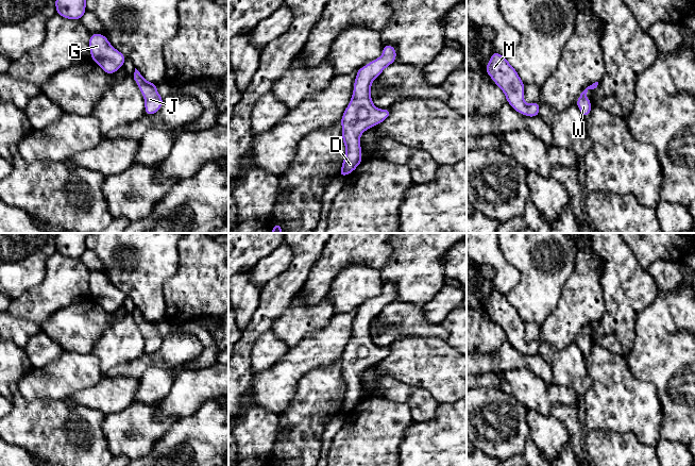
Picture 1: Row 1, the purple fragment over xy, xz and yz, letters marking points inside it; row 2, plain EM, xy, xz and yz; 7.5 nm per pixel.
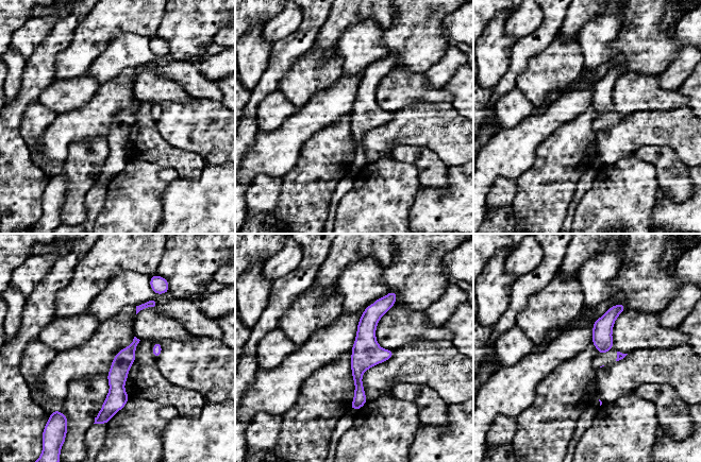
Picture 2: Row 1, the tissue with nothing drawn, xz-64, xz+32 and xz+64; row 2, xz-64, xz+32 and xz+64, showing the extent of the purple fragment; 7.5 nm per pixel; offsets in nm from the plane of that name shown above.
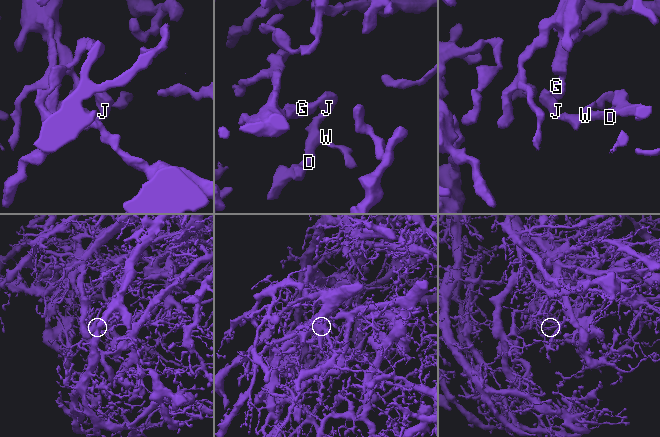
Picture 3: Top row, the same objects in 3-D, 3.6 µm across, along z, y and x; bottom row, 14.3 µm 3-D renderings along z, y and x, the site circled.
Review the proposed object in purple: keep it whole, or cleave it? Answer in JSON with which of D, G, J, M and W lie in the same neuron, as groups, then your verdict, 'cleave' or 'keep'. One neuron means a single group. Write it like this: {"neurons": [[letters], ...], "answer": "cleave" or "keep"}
{"neurons": [["D", "G", "J", "M", "W"]], "answer": "keep"}

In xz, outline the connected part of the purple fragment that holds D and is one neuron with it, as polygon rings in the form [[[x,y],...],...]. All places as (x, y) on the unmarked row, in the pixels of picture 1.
[[[384,283],[383,293],[378,297],[370,299],[367,304],[357,309],[352,337],[341,355],[342,379],[346,392],[340,415],[345,416],[362,400],[360,373],[390,354],[390,347],[379,348],[373,343],[371,322],[395,297],[395,286],[392,283]]]

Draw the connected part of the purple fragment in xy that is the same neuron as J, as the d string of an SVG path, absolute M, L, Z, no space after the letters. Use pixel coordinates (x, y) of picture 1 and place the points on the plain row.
M135 306L134 318L145 336L145 353L153 353L162 347L164 336L159 334L155 321L148 320Z

